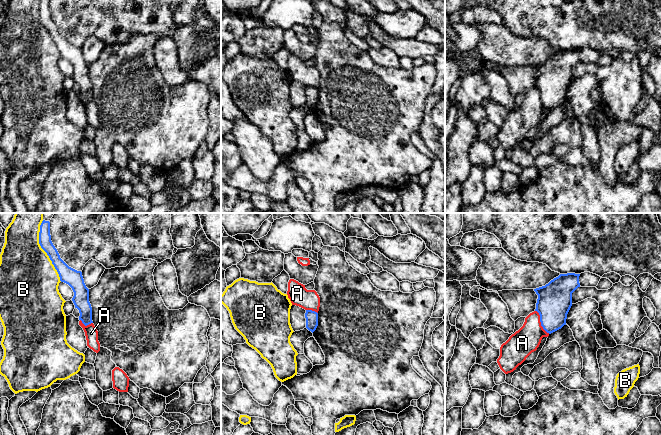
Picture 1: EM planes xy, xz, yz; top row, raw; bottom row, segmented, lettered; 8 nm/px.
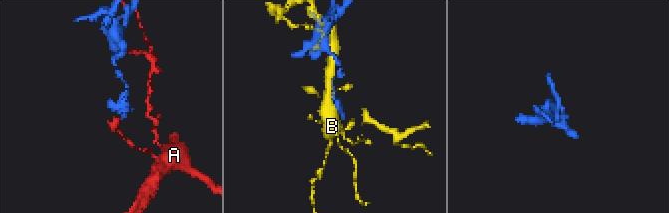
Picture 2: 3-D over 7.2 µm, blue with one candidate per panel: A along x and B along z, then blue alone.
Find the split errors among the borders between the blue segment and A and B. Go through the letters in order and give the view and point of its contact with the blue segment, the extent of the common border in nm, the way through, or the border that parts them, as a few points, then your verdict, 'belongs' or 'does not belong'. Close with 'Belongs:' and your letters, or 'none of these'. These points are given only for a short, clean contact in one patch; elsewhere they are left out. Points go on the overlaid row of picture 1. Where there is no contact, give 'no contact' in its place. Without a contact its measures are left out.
A: meets blue in yz at (540, 321); contact 220 nm long; border along yz (535, 310), (539, 315), (540, 325), (549, 333); does not belong
B: meets blue in xy at (44, 250); contact 500 nm long; does not belong
Belongs: none of these

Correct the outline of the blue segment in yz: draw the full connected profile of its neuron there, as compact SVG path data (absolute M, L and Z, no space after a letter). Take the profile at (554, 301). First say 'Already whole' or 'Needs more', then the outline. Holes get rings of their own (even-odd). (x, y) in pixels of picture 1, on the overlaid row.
Already whole. M560 274L545 286L534 289L538 295L536 309L543 329L551 334L566 325L572 306L572 293L580 287L580 274Z

